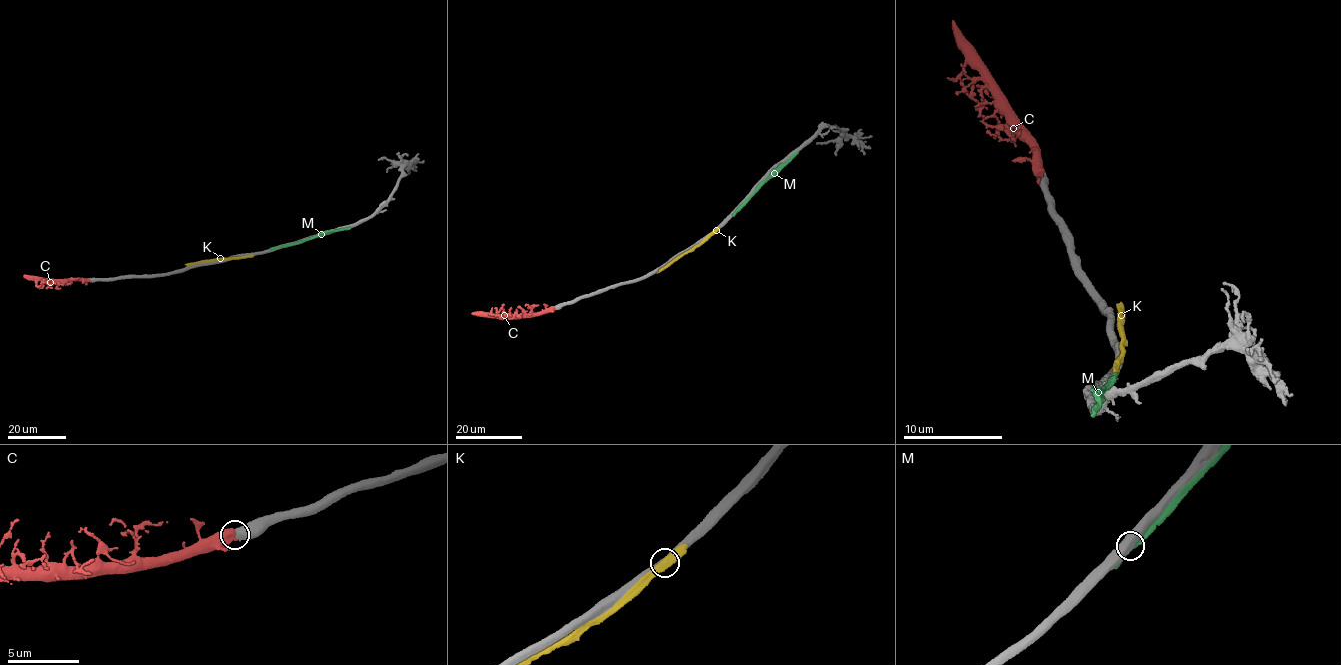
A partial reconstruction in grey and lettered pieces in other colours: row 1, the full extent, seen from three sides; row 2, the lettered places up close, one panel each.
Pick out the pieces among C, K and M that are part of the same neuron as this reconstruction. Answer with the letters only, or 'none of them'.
C

